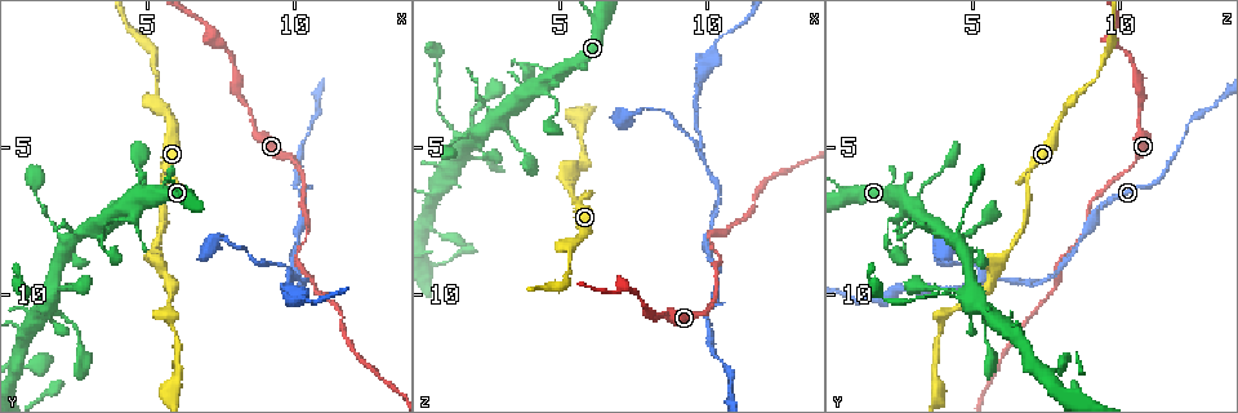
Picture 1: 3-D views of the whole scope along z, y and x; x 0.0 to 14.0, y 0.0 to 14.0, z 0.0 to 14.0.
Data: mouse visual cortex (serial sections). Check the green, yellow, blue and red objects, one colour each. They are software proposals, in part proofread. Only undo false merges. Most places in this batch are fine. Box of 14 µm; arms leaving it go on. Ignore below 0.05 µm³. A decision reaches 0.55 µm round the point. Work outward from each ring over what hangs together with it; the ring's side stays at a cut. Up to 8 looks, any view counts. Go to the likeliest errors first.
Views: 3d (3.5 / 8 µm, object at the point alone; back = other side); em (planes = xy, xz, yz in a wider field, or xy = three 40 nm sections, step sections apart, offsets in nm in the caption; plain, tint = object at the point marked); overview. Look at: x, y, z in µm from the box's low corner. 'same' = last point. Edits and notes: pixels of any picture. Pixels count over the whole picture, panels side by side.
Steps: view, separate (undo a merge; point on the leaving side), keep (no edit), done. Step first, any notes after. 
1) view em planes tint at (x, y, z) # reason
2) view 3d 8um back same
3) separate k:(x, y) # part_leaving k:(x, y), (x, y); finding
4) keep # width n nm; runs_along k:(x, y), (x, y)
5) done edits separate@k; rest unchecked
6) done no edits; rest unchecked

view 3d 3.5um at (9.8, 9.3, 5.6)

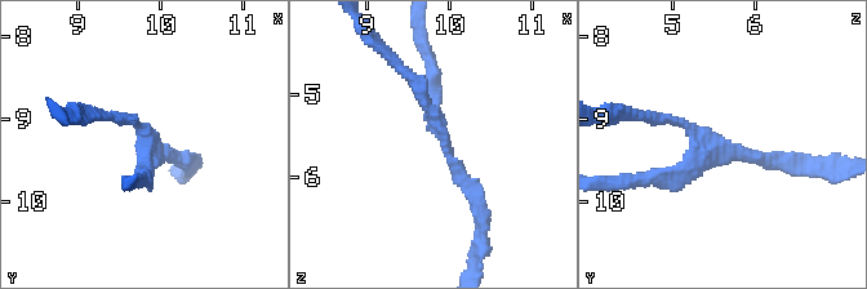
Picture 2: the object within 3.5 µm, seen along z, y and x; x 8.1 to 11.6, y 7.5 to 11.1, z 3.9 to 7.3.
view em planes tint at (9.95, 9.30, 5.50) # arms 3; arm_widths 150, 150, 200 nm; need the tissue

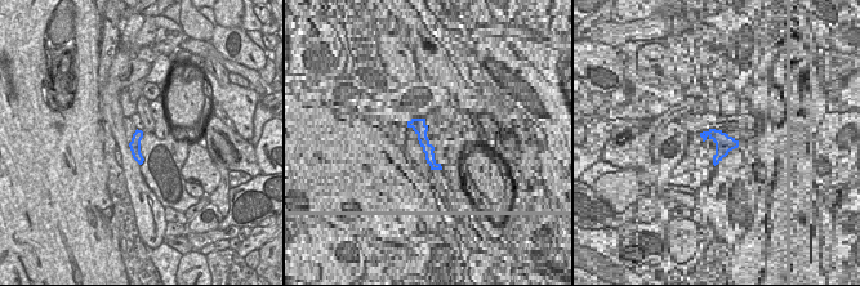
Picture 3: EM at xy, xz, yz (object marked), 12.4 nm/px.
keep # runs_along 2:(478, 208), (435, 123), (430, 63); one cell here

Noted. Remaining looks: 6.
view 3d 3.5um at (5.4, 3.7, 8.3) # a fork

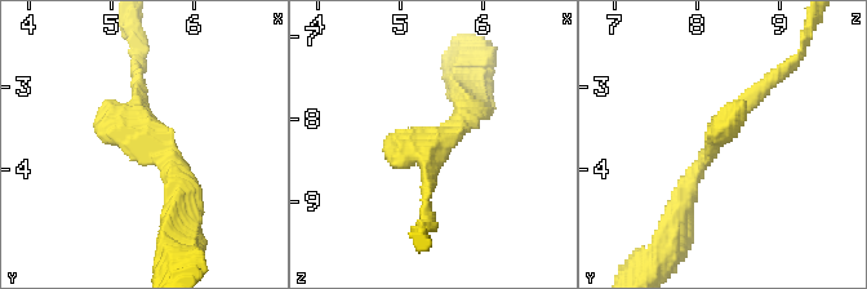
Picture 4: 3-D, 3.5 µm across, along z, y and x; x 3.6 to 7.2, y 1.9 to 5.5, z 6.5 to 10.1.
view em xy step 3 tint at (5.40, 3.60, 8.25)

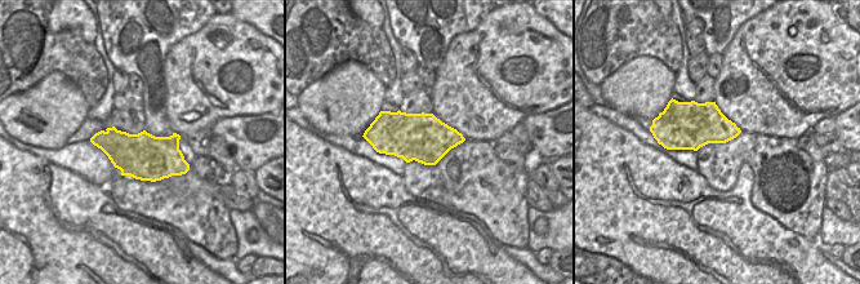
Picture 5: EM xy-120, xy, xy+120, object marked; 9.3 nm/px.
keep # runs_along 4:(683, 205), (719, 129), (774, 74); continuous, no second cell

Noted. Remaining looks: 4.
view 3d 8um at (10.1, 10.2, 1.8) # sudden change in width

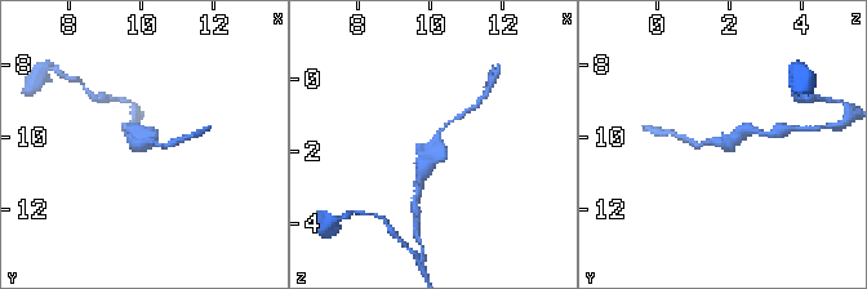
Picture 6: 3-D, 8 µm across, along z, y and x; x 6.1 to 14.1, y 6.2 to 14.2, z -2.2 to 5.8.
view em xy step 5 tint at (10.2, 10.2, 1.8) # arm_widths 100, 350 nm

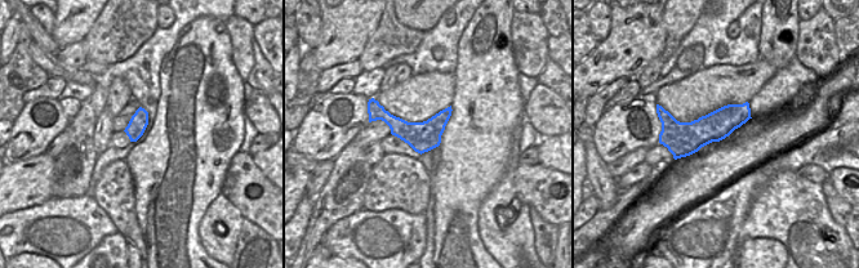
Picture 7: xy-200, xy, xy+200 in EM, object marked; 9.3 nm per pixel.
keep # runs_along 6:(425, 168), (436, 133), (461, 116); one cell here

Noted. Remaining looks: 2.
done no edits; rest unchecked

